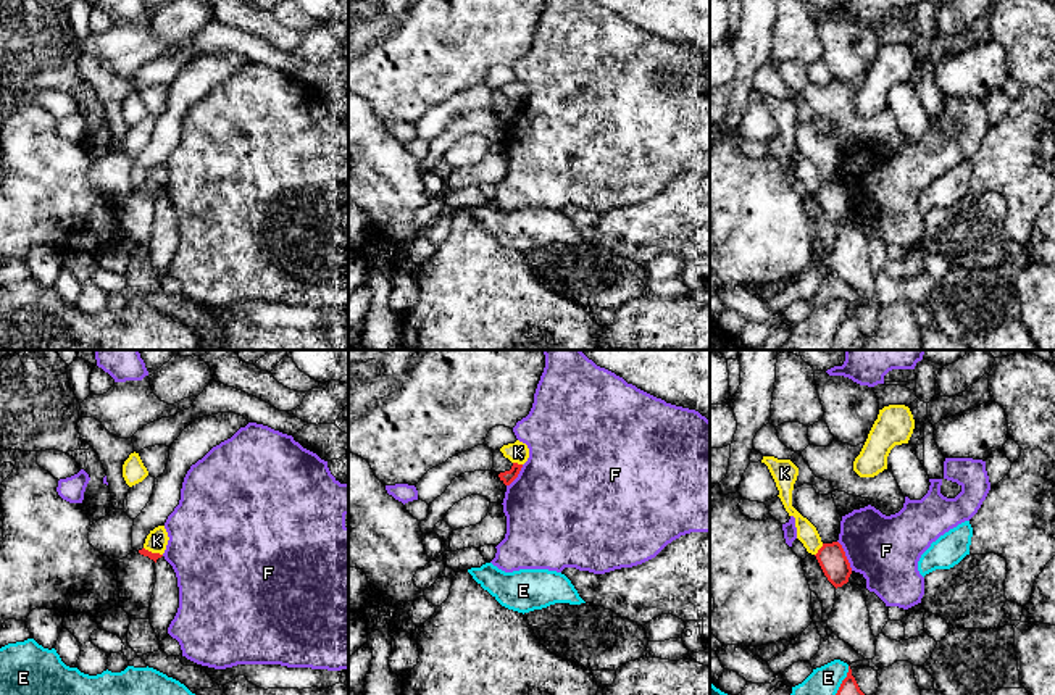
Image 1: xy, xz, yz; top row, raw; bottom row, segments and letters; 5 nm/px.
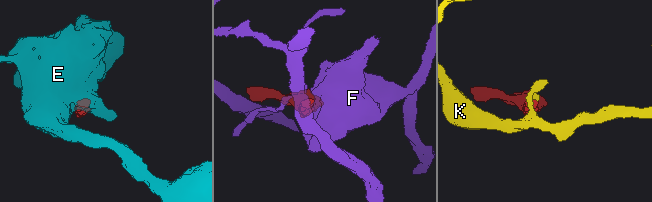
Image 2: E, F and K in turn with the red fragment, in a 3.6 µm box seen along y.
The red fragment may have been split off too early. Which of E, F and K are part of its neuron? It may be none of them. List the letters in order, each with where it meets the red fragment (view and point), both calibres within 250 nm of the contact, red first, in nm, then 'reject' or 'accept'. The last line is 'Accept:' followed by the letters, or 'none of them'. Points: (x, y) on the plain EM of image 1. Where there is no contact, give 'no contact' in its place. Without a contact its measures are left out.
E: yz (839, 328) | 160/240 nm | reject
F: yz (844, 194) | 140/340 nm | reject
K: yz (818, 189) | 140/100 nm | reject
Accept: none of them

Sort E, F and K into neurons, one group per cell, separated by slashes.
E / F / K

